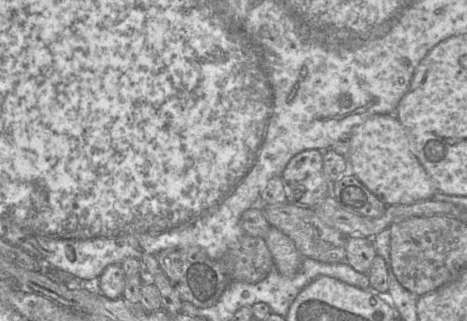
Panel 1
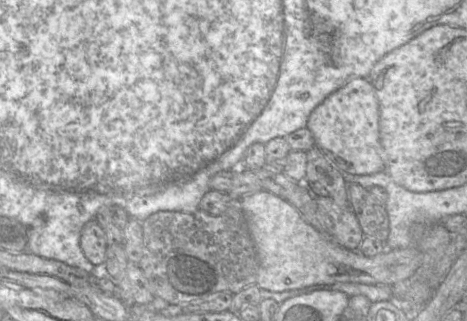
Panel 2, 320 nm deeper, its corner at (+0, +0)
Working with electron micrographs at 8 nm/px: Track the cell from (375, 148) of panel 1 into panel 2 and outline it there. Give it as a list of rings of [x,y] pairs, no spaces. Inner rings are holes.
[[[354,78],[329,94],[313,109],[306,127],[311,131],[315,145],[343,174],[369,175],[385,171],[380,138],[380,106],[375,88],[368,78]]]

